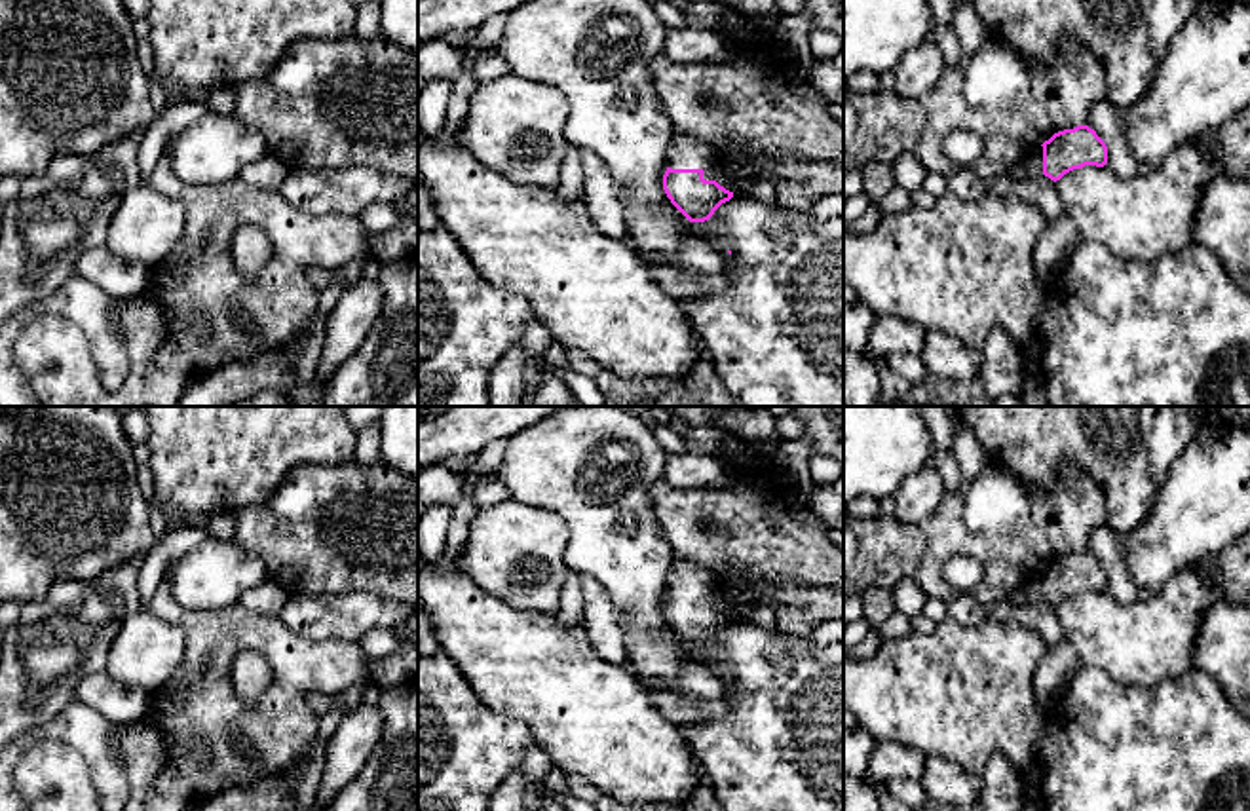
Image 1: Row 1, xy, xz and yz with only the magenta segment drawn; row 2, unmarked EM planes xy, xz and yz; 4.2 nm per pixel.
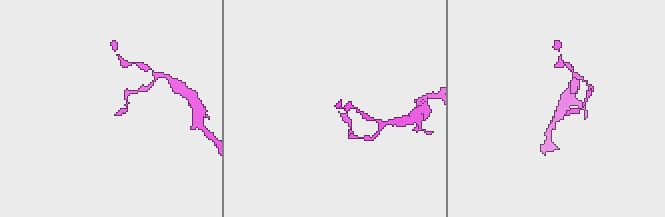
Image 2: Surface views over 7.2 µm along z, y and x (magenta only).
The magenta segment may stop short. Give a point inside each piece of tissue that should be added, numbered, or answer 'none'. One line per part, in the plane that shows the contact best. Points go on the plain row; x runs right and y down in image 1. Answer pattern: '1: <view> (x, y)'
1: xz (684, 578)

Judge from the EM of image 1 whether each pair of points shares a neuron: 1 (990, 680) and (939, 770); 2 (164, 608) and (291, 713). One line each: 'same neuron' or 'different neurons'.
1: different neurons
2: same neuron

